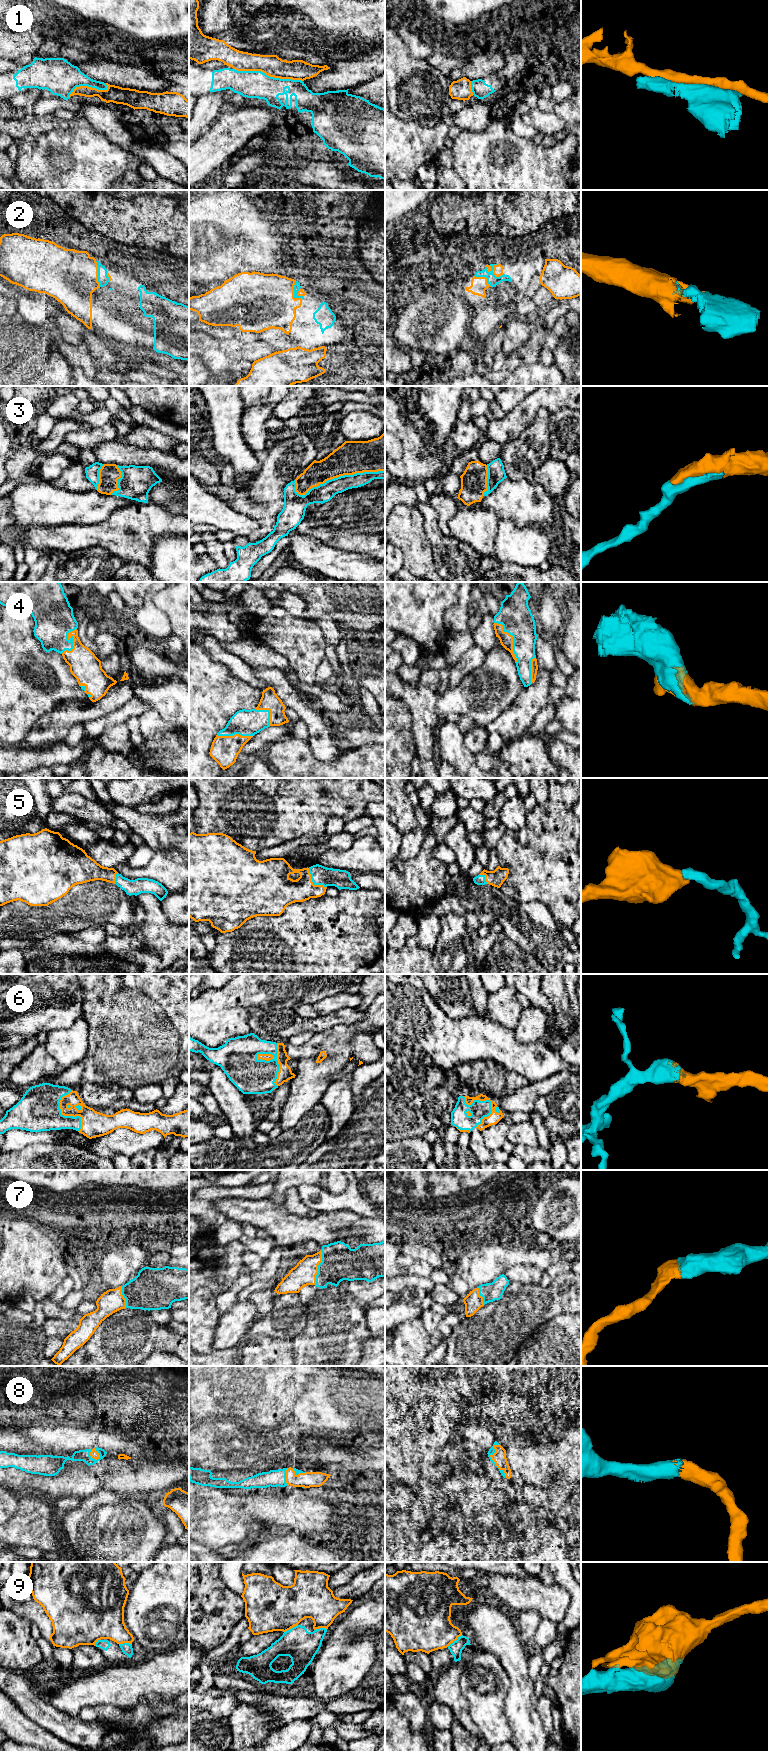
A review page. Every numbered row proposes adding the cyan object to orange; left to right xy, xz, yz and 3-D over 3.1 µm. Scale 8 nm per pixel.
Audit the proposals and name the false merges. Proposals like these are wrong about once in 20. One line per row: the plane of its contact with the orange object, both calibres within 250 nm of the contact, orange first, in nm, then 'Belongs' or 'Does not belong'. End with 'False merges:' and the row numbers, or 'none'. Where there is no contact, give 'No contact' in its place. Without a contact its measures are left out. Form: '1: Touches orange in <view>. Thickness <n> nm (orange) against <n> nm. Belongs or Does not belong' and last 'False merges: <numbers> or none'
1: Touches orange in xz. Thickness 170 nm (orange) against 220 nm. Does not belong
2: Touches orange in xz. Thickness 440 nm (orange) against 50 nm. Belongs
3: Touches orange in xz. Thickness 260 nm (orange) against 150 nm. Belongs
4: Touches orange in yz. Thickness 110 nm (orange) against 260 nm. Belongs
5: Touches orange in xz. Thickness 240 nm (orange) against 160 nm. Belongs
6: Touches orange in yz. Thickness 90 nm (orange) against 140 nm. Belongs
7: Touches orange in xz. Thickness 190 nm (orange) against 280 nm. Belongs
8: Touches orange in yz. Thickness 110 nm (orange) against 50 nm. Belongs
9: Touches orange in yz. Thickness 400 nm (orange) against 100 nm. Does not belong
False merges: 1, 9

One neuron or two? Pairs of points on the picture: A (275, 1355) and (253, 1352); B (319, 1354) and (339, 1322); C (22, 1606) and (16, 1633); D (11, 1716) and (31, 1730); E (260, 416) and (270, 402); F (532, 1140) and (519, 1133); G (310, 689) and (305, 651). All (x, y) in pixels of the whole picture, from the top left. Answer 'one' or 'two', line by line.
A: one
B: one
C: two
D: one
E: one
F: one
G: two

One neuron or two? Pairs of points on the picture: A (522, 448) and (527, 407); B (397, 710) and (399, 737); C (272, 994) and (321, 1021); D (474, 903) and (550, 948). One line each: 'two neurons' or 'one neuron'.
A: two neurons
B: one neuron
C: two neurons
D: one neuron

